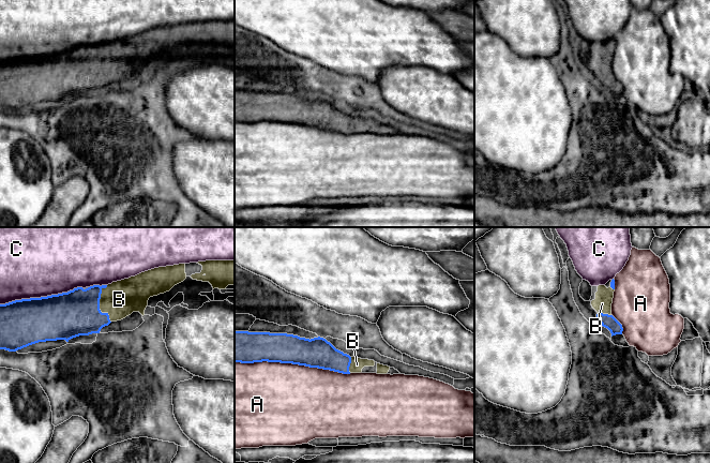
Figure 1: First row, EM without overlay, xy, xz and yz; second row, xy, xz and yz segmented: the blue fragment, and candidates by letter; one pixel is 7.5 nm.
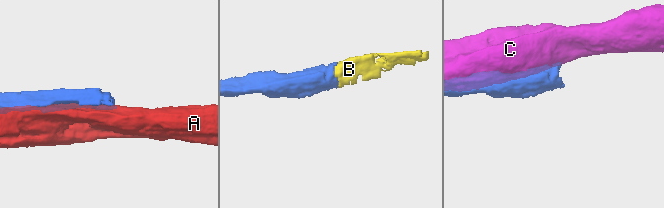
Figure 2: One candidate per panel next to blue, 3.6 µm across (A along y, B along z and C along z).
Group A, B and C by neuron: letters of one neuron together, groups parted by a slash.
A / B / C

